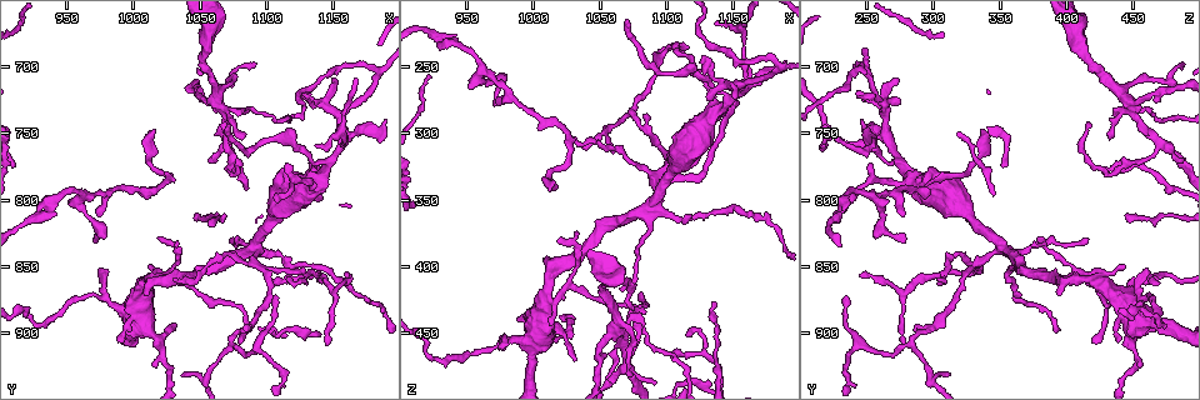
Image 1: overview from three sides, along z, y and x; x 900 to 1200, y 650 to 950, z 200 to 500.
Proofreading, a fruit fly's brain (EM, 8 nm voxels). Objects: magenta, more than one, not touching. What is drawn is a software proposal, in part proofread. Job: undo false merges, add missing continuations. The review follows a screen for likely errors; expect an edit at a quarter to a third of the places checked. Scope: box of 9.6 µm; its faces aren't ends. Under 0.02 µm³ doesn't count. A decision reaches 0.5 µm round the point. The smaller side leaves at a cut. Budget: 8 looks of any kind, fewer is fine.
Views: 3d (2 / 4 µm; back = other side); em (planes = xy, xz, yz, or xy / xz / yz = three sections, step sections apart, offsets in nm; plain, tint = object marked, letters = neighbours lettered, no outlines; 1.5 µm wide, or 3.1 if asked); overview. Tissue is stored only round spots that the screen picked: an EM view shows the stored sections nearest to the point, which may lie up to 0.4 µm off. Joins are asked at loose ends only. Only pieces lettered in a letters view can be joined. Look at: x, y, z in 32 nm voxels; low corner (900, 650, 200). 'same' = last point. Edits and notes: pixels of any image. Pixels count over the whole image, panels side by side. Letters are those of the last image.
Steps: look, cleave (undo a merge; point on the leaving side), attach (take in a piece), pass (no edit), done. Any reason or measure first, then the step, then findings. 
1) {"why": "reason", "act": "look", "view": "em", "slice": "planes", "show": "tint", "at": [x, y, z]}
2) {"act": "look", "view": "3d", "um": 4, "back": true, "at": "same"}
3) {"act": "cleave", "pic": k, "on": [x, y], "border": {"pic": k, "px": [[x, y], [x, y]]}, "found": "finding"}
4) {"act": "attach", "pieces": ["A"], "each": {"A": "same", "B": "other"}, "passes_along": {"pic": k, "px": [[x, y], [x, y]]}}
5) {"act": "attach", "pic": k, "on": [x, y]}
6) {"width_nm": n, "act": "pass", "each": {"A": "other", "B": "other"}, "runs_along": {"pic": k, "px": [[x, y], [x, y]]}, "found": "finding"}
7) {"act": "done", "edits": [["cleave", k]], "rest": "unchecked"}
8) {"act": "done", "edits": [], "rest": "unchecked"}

{"why": "branch stops here", "act": "look", "view": "em", "slice": "planes", "show": "tint", "at": [1130, 716, 242]}

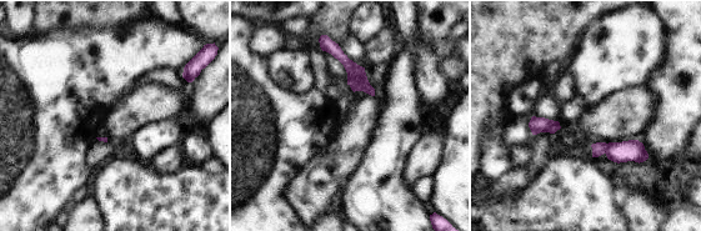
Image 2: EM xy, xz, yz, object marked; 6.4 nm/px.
{"act": "look", "view": "em", "slice": "planes", "show": "letters", "at": "same"}

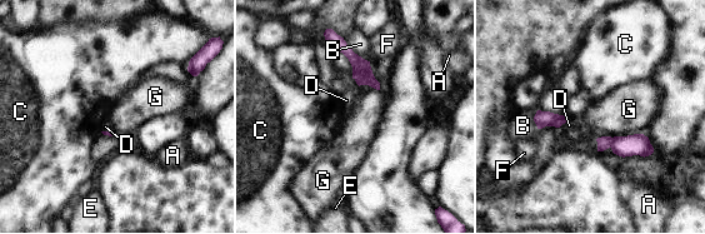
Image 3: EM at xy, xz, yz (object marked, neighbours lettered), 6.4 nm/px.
{"act": "pass", "each": {"A": "other", "B": "other", "C": "other", "D": "other", "E": "other", "F": "other", "G": "other"}, "found": "no lettered piece goes on from it"}

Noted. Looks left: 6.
{"act": "look", "view": "3d", "um": 4, "at": [1002, 890, 458]}

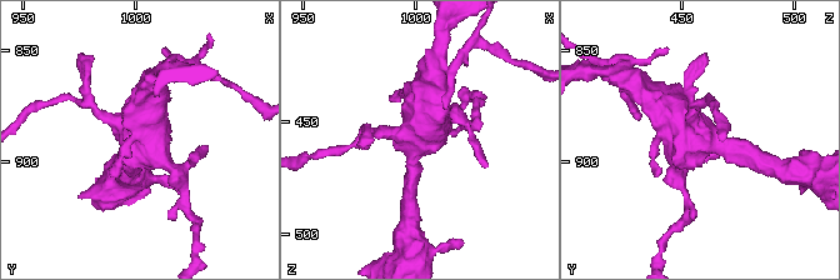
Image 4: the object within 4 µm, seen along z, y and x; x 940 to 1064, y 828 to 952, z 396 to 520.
{"why": "now the EM", "act": "look", "view": "em", "slice": "planes", "show": "tint", "at": [1000, 888, 459]}

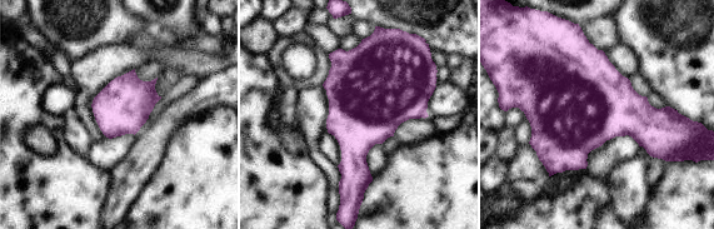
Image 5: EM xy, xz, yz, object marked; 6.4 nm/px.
{"act": "look", "view": "em", "slice": "planes", "show": "letters", "at": "same"}

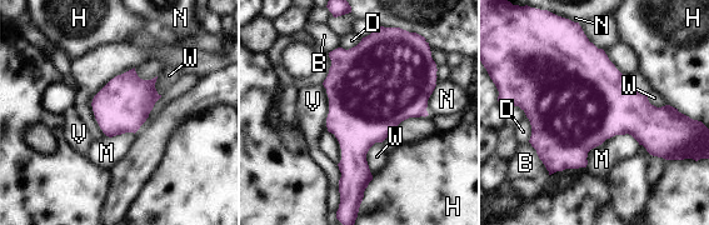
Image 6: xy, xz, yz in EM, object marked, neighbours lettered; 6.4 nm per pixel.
{"longest_contact_nm": ["M", 380], "act": "pass", "each": {"B": "other", "D": "other", "H": "other", "M": "other", "N": "other", "V": "other", "W": "other"}, "found": "continuous, no second neuron"}

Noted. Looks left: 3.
{"why": "sharp bend", "act": "look", "view": "3d", "um": 2, "at": [926, 890, 468]}

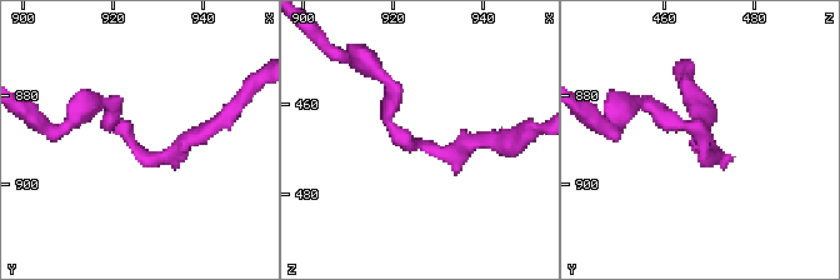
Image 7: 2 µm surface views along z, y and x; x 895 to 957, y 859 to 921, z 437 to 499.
{"why": "now the EM", "act": "look", "view": "em", "slice": "planes", "show": "tint", "at": [925, 891, 469]}

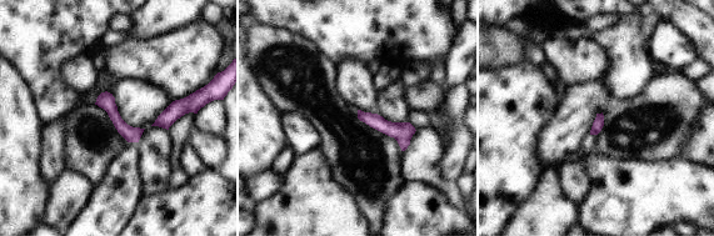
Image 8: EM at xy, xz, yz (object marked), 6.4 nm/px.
{"why": "what lies round it", "act": "look", "view": "em", "slice": "planes", "show": "letters", "at": "same"}

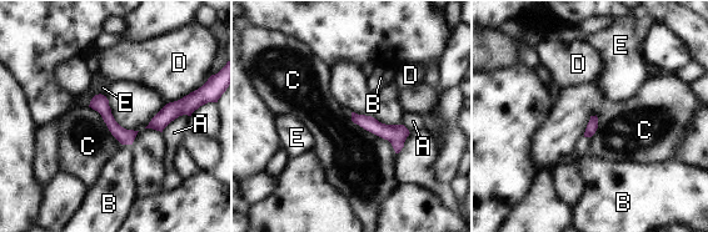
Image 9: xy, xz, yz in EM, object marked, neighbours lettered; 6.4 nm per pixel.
{"act": "pass", "each": {"A": "other", "B": "other", "C": "other", "D": "other", "E": "other"}, "border": {"pic": 9, "px": [[350, 112], [397, 154]]}, "found": "continuous, no second neuron"}

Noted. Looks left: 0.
{"act": "done", "edits": [], "rest": "unchecked"}

